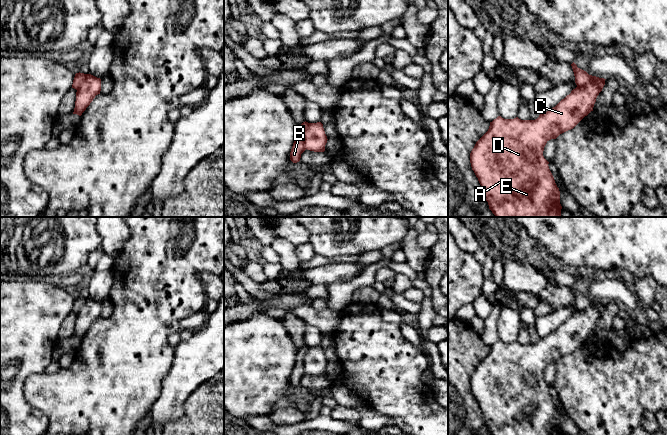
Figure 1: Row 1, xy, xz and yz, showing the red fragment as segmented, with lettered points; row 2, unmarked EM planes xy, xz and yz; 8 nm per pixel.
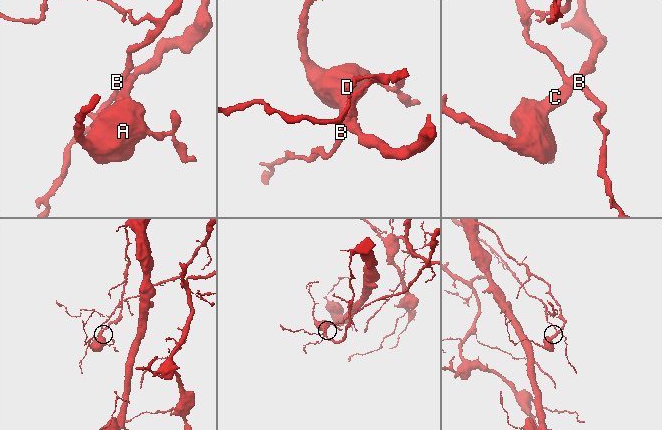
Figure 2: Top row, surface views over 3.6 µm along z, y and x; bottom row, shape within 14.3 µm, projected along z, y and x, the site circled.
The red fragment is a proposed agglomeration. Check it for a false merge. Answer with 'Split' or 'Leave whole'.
Split

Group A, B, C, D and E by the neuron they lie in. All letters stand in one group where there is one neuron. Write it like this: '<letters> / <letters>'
A C D E / B

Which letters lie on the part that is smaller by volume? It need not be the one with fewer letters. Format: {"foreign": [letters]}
{"foreign": ["B"]}

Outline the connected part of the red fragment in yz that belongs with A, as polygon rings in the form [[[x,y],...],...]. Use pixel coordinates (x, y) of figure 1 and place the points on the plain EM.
[[[592,300],[585,310],[577,310],[555,331],[535,344],[504,343],[498,340],[476,366],[470,387],[491,435],[561,435],[560,415],[544,382],[546,367],[573,353],[593,335],[606,303]]]

